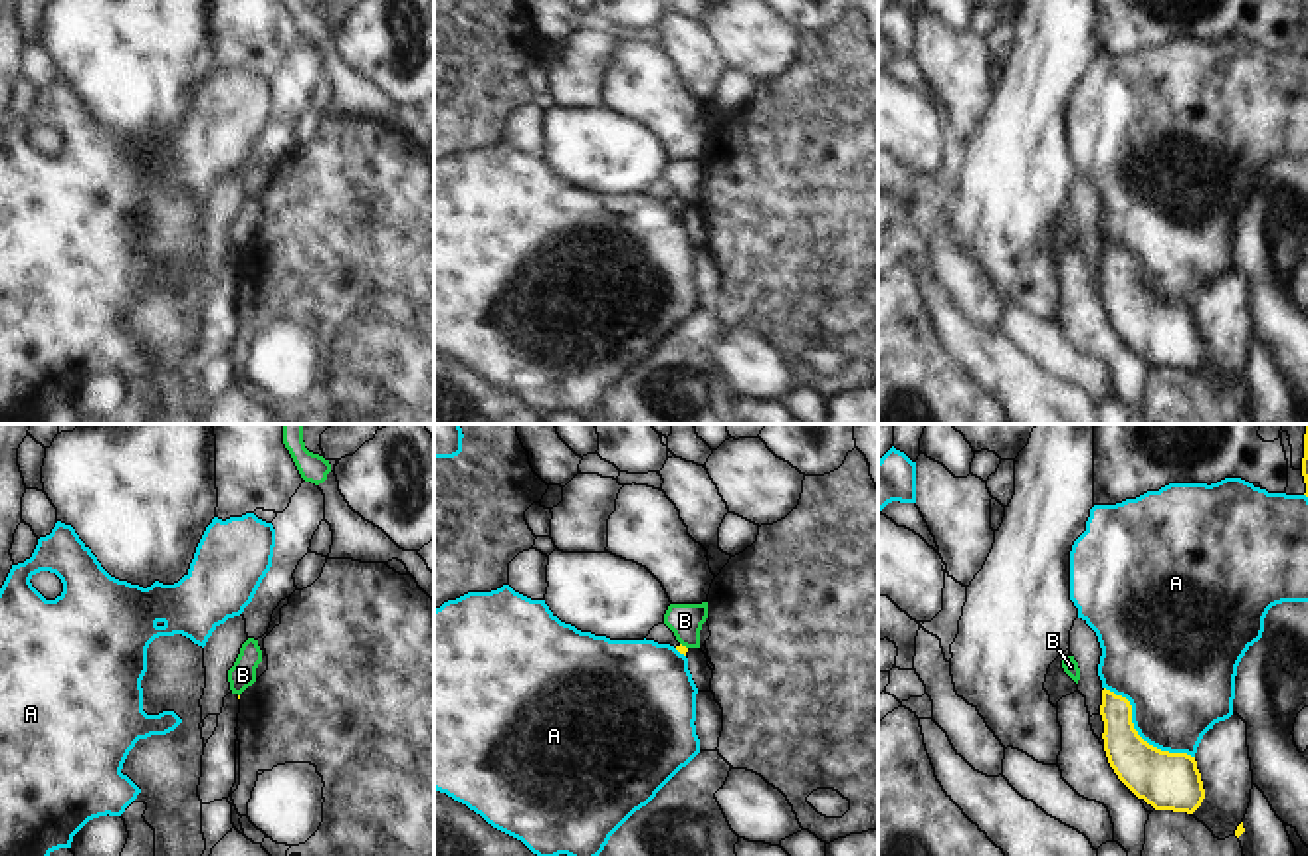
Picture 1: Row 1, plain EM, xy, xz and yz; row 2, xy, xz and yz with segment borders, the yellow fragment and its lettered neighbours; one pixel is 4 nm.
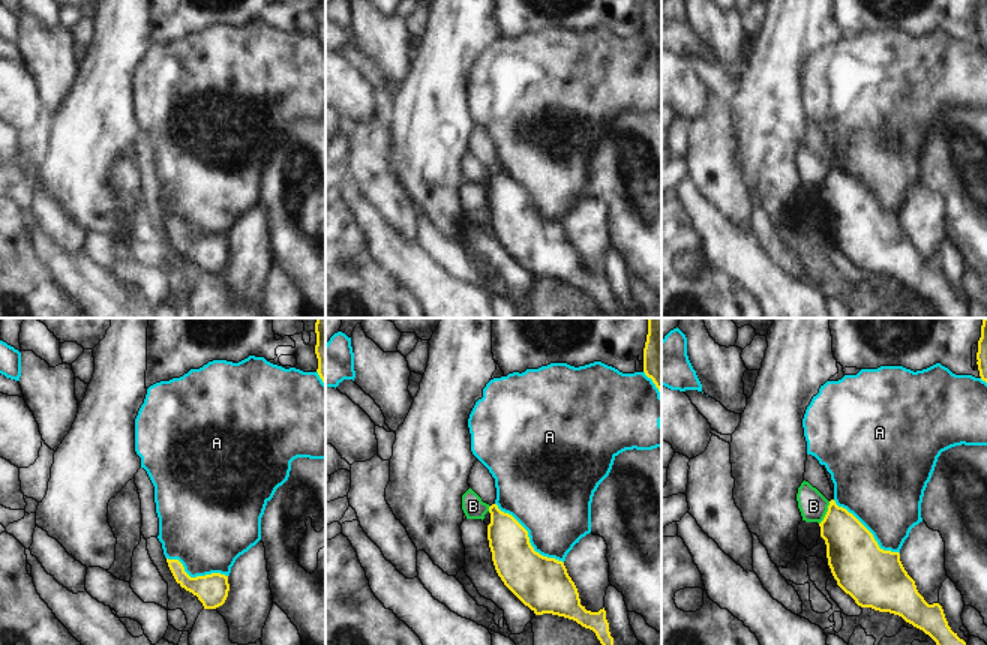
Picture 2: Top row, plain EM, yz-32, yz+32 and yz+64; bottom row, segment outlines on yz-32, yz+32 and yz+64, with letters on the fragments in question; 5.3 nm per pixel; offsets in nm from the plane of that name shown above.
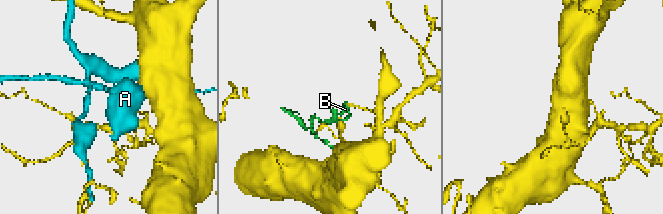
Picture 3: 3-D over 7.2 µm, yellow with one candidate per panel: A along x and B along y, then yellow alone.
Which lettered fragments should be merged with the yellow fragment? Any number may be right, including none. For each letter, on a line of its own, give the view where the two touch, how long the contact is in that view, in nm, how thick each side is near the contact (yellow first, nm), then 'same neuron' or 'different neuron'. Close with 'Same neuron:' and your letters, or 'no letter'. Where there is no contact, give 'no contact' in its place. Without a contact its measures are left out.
A: yz | 460 nm | 240/420 nm | different neuron
B: xz | 40 nm | 40/140 nm | different neuron
Same neuron: no letter

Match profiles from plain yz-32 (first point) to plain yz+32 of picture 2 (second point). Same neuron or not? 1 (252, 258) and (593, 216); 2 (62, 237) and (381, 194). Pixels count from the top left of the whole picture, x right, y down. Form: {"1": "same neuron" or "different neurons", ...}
{"1": "same neuron", "2": "same neuron"}

